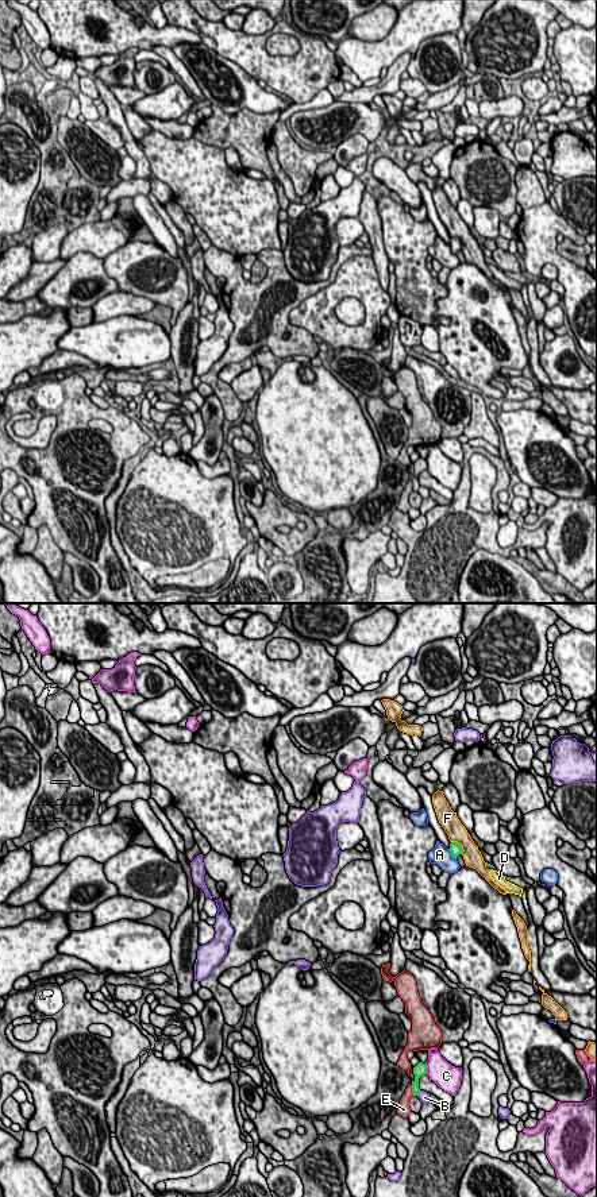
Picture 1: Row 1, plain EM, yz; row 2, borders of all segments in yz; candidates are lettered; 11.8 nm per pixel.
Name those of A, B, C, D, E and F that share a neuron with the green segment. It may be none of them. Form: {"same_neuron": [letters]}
{"same_neuron": ["D"]}

